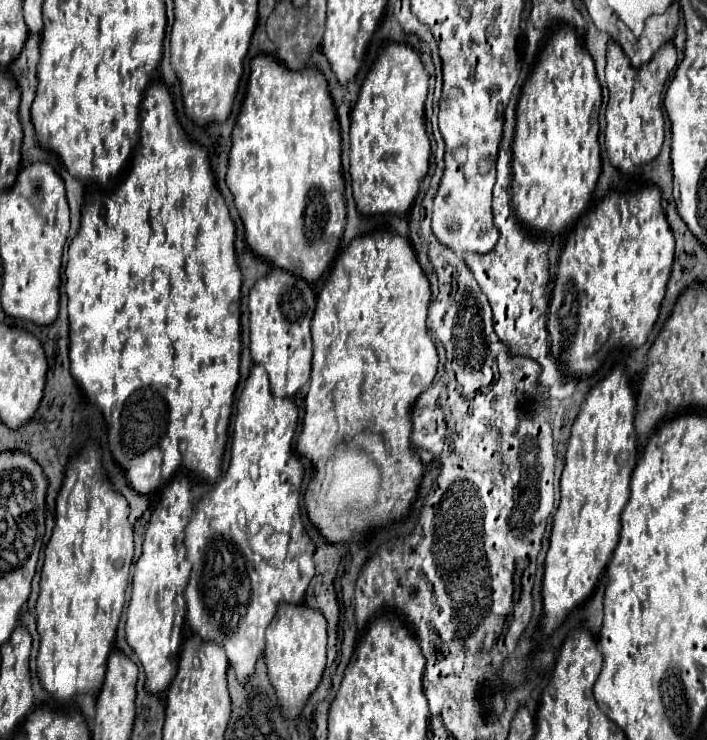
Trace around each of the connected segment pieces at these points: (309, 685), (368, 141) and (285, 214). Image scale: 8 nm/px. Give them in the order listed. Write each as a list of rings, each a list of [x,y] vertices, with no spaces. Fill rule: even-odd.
[[[280,604],[266,630],[264,660],[282,712],[286,712],[286,718],[296,718],[320,684],[326,666],[326,618],[322,612],[306,604]]]
[[[390,42],[376,56],[350,114],[350,176],[360,214],[406,214],[420,180],[428,170],[430,142],[424,126],[424,100],[430,76],[420,54],[400,42]]]
[[[258,54],[250,62],[248,92],[232,130],[226,184],[244,222],[246,242],[252,252],[308,282],[318,280],[330,270],[344,232],[346,204],[340,154],[340,124],[324,74],[318,68],[292,72],[274,56]]]

